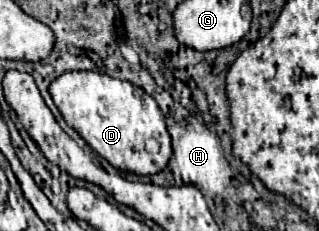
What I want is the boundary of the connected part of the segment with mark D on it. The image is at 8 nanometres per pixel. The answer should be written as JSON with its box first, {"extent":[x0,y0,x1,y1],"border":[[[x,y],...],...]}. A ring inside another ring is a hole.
{"extent":[50,72,172,176],"border":[[[66,72],[50,84],[50,94],[66,124],[72,126],[88,146],[98,156],[106,158],[116,170],[152,176],[166,168],[172,156],[170,136],[156,100],[144,90],[100,72]],[[150,138],[160,142],[160,152],[146,152],[144,144]]]}

